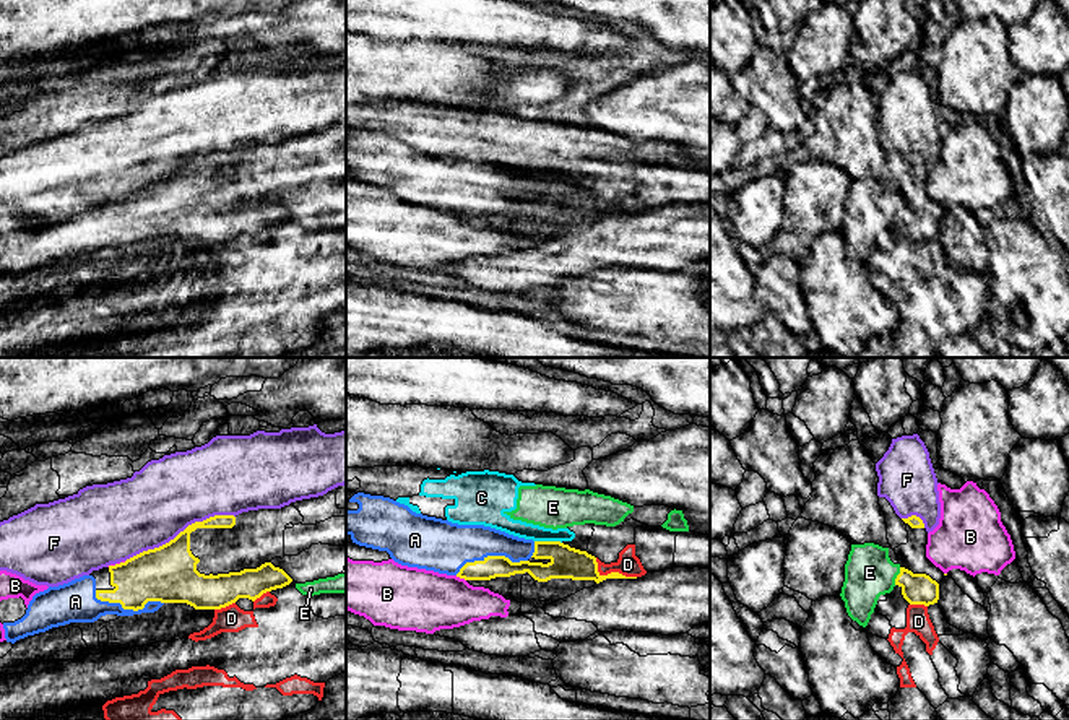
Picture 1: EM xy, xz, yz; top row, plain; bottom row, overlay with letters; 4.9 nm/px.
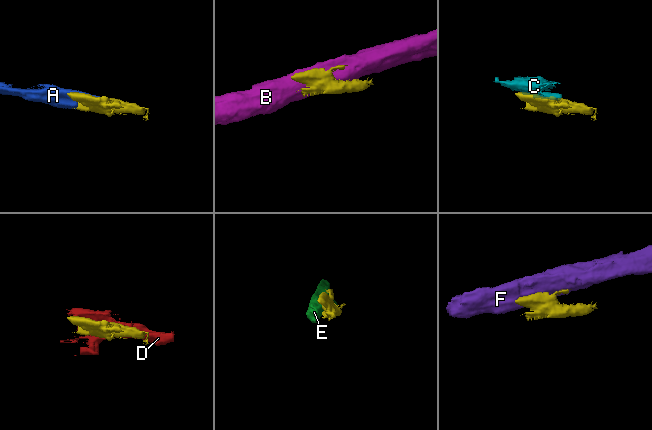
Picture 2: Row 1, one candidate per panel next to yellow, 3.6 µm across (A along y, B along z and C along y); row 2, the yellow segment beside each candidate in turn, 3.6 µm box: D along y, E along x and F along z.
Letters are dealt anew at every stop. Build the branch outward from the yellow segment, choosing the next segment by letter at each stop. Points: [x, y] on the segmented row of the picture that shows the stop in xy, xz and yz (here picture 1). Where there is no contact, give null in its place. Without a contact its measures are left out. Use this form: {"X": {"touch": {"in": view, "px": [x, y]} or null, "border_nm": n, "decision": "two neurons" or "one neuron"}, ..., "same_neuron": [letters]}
{"A": {"touch": {"in": "xy", "px": [127, 608]}, "border_nm": 360, "decision": "one neuron"}, "B": {"touch": {"in": "xz", "px": [460, 577]}, "border_nm": 60, "decision": "two neurons"}, "C": {"touch": {"in": "xz", "px": [548, 542]}, "border_nm": 140, "decision": "two neurons"}, "D": {"touch": {"in": "xz", "px": [611, 572]}, "border_nm": 220, "decision": "two neurons"}, "E": {"touch": {"in": "yz", "px": [897, 576]}, "border_nm": 90, "decision": "two neurons"}, "F": {"touch": {"in": "xy", "px": [181, 532]}, "border_nm": 600, "decision": "two neurons"}, "same_neuron": ["A"]}

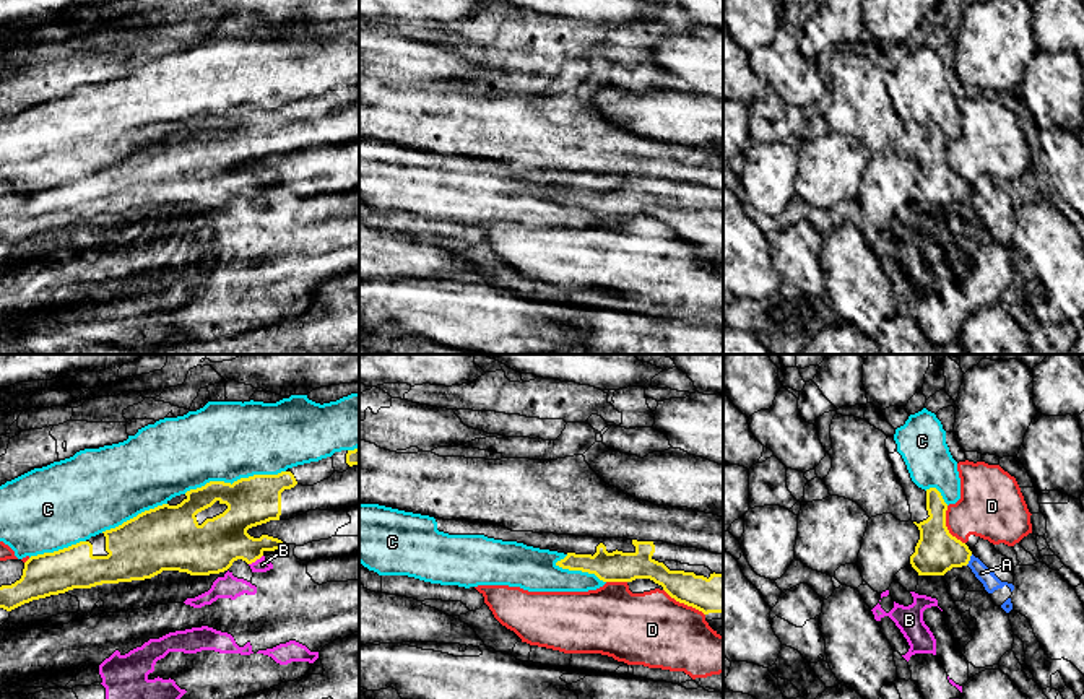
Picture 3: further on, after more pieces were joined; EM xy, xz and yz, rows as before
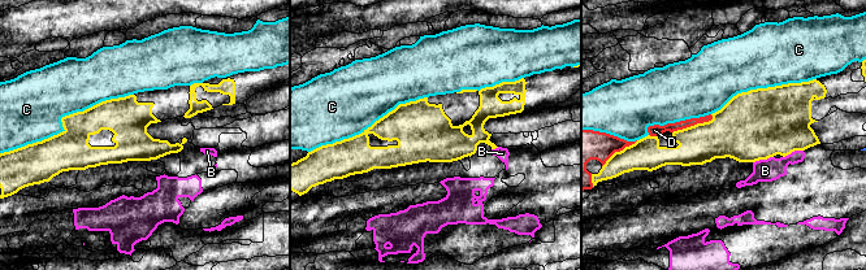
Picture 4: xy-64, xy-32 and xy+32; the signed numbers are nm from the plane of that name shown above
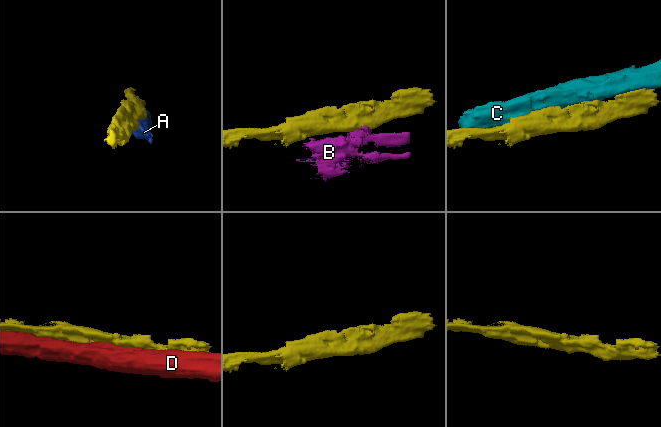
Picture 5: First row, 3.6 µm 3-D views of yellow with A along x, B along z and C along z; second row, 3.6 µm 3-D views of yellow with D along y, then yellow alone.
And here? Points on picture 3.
{"A": {"touch": {"in": "yz", "px": [969, 560]}, "border_nm": 70, "decision": "two neurons"}, "B": {"touch": {"in": "xy", "px": [255, 560]}, "border_nm": 90, "decision": "two neurons"}, "C": {"touch": {"in": "xy", "px": [234, 481]}, "border_nm": 500, "decision": "two neurons"}, "D": {"touch": {"in": "yz", "px": [946, 527]}, "border_nm": 220, "decision": "two neurons"}, "same_neuron": []}

